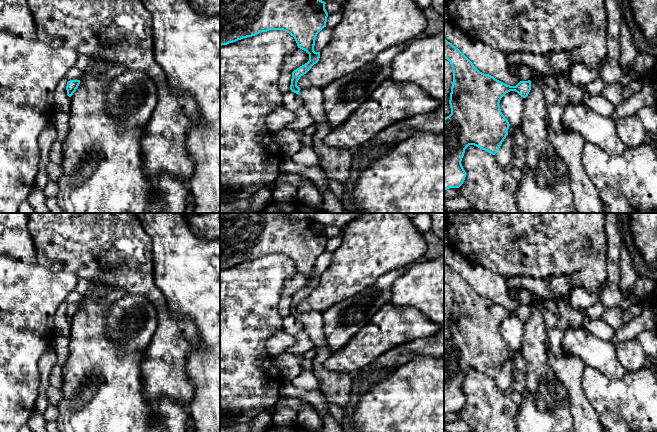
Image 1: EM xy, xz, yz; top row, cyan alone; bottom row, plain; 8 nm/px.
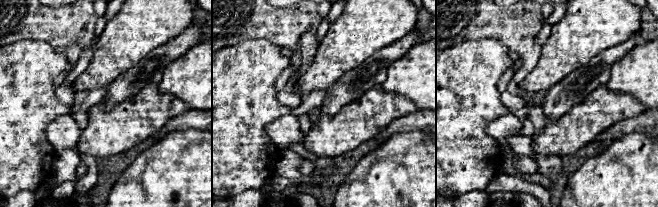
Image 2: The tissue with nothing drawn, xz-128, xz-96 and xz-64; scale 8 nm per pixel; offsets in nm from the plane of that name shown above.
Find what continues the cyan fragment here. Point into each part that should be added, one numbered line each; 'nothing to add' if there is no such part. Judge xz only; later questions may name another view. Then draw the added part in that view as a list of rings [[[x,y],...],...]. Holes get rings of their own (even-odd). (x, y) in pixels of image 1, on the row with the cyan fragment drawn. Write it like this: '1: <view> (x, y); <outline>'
1: xz (336, 162); [[[304,88],[300,89],[298,95],[316,124],[311,147],[318,156],[318,165],[325,172],[327,178],[344,184],[350,176],[353,151],[345,148],[332,148],[324,144],[324,138],[331,132],[332,127],[327,122],[322,89]]]

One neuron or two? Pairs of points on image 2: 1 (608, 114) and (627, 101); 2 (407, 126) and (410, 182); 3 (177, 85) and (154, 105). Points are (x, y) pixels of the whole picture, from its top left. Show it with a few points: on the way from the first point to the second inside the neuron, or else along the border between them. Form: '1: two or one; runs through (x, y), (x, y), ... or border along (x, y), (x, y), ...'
1: one; runs through (613, 109), (616, 106), (622, 105)
2: two; border along (425, 132), (398, 132), (385, 140)
3: two; border along (157, 84), (161, 92), (173, 94), (188, 105)

